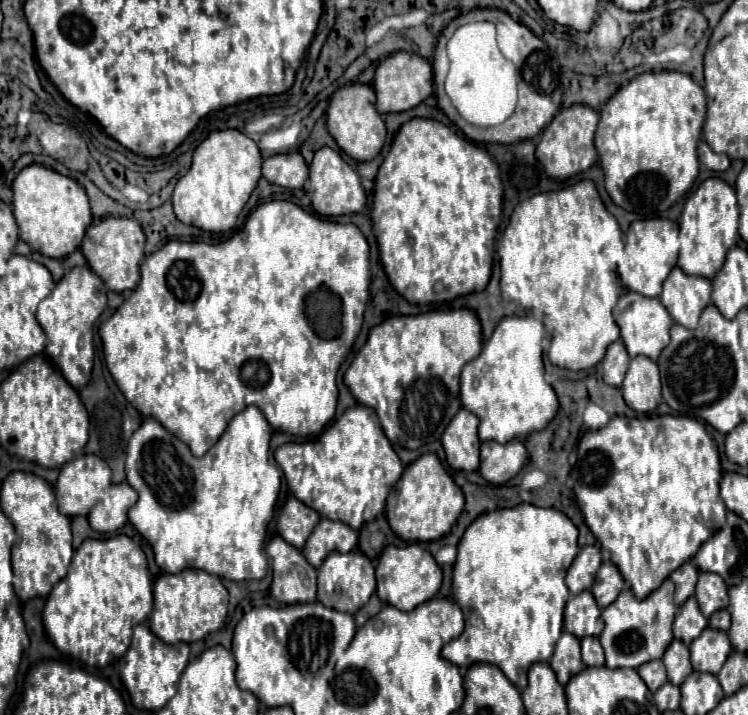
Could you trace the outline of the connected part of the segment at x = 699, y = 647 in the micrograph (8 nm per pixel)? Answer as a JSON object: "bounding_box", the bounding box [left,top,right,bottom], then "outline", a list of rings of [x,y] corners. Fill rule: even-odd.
{"bounding_box":[689,628,731,674],"outline":[[[705,628],[699,638],[695,638],[689,646],[691,650],[691,664],[695,670],[717,674],[731,654],[731,644],[725,632]]]}

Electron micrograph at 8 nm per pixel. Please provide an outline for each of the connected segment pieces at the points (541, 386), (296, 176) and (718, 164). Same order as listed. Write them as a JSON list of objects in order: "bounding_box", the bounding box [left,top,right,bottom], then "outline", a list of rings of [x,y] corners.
[{"bounding_box":[461,316,557,444],"outline":[[[505,316],[493,336],[483,344],[483,350],[477,358],[467,362],[461,372],[461,402],[467,410],[481,418],[479,438],[495,440],[499,444],[509,442],[511,438],[527,438],[531,432],[545,428],[557,412],[555,390],[543,378],[543,340],[545,326],[533,316]]]},{"bounding_box":[263,152,307,188],"outline":[[[299,152],[275,154],[263,162],[263,176],[271,184],[301,188],[307,180],[307,164]]]},{"bounding_box":[697,142,729,172],"outline":[[[701,142],[701,144],[699,144],[697,154],[699,154],[699,160],[701,160],[709,170],[723,172],[723,170],[727,170],[727,168],[729,168],[729,156],[713,152],[705,142]]]}]

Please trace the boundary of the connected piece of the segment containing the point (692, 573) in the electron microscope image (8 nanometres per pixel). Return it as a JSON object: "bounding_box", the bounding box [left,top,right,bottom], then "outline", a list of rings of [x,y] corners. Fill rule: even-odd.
{"bounding_box":[669,562,699,606],"outline":[[[685,562],[681,568],[677,568],[669,578],[675,582],[675,604],[681,606],[689,596],[693,596],[693,588],[697,584],[699,570],[693,562]]]}

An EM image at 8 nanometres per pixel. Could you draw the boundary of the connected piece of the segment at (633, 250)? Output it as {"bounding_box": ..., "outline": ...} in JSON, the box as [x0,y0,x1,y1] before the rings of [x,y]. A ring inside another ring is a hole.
{"bounding_box":[617,218,679,298],"outline":[[[669,218],[635,220],[627,232],[625,256],[619,262],[617,272],[629,290],[655,298],[661,294],[661,284],[669,276],[671,268],[677,266],[677,254],[679,254],[679,224],[677,222]]]}

